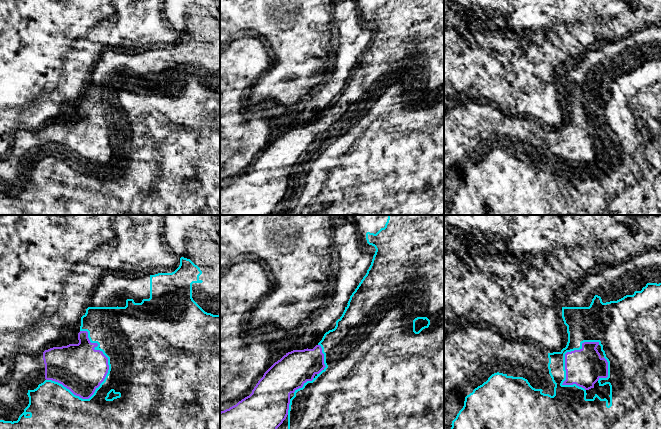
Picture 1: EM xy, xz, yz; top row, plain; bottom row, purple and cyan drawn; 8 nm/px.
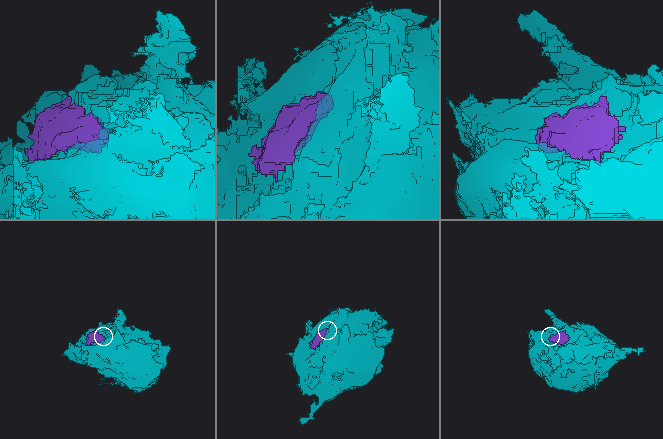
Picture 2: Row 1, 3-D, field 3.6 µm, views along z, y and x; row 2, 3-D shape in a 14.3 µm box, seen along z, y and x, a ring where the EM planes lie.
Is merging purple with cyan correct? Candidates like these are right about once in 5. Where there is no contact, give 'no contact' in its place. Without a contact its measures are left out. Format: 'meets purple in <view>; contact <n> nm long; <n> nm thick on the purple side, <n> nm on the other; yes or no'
meets purple in xy; contact 550 nm long; 380 nm thick on the purple side, 500 nm on the other; no

